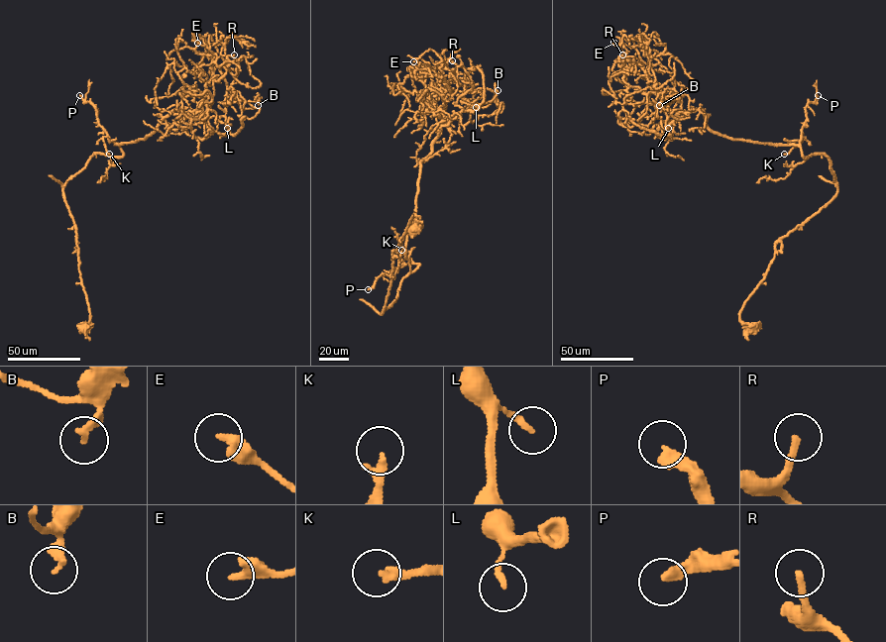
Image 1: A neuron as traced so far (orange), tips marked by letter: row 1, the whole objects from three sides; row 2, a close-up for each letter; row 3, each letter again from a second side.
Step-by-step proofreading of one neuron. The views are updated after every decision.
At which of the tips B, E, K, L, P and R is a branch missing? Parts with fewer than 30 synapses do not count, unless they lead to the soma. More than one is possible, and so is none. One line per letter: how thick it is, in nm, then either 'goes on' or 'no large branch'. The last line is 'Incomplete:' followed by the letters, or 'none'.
B: 240 nm thick; no large branch
E: 400 nm thick; no large branch
K: 240 nm thick; goes on
L: 190 nm thick; no large branch
P: 360 nm thick; goes on
R: 220 nm thick; goes on
Incomplete: K, P, R

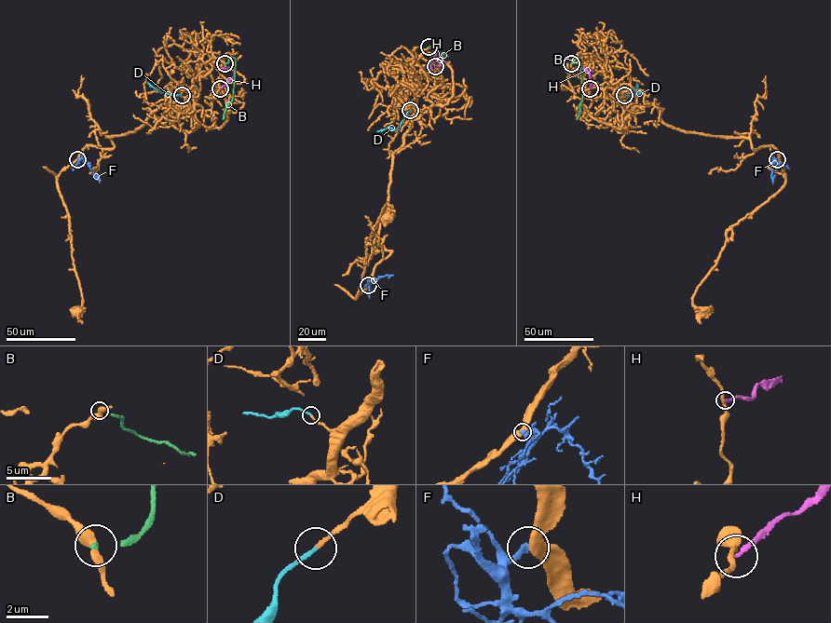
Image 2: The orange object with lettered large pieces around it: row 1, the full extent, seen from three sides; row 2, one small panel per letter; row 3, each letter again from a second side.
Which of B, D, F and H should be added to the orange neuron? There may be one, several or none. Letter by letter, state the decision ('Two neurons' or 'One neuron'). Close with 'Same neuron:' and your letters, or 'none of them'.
B: Two neurons
D: One neuron
F: One neuron
H: Two neurons
Same neuron: D, F

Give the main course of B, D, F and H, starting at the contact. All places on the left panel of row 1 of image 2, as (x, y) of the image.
B: (224, 63), (232, 57), (235, 59), (232, 100), (223, 119)
D: (182, 95), (156, 90), (146, 82)
F: (77, 158), (87, 162), (99, 182)
H: (220, 88), (233, 76), (234, 72), (228, 68), (218, 72)

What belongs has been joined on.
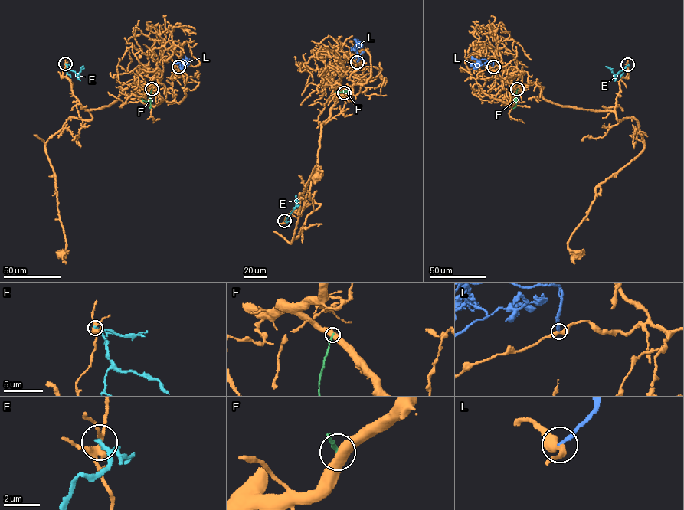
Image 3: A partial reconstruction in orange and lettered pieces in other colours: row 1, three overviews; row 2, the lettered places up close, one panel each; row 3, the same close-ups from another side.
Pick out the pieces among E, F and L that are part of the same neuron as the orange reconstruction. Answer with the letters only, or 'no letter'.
no letter

